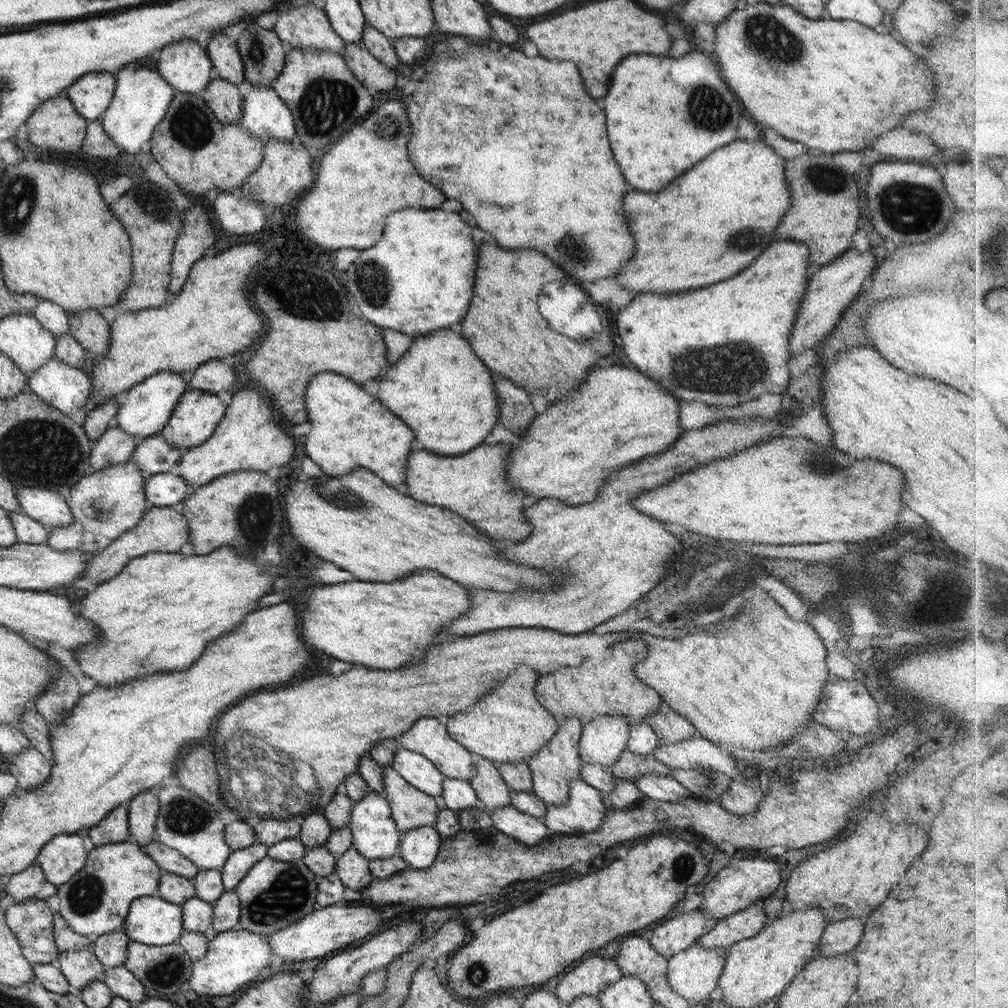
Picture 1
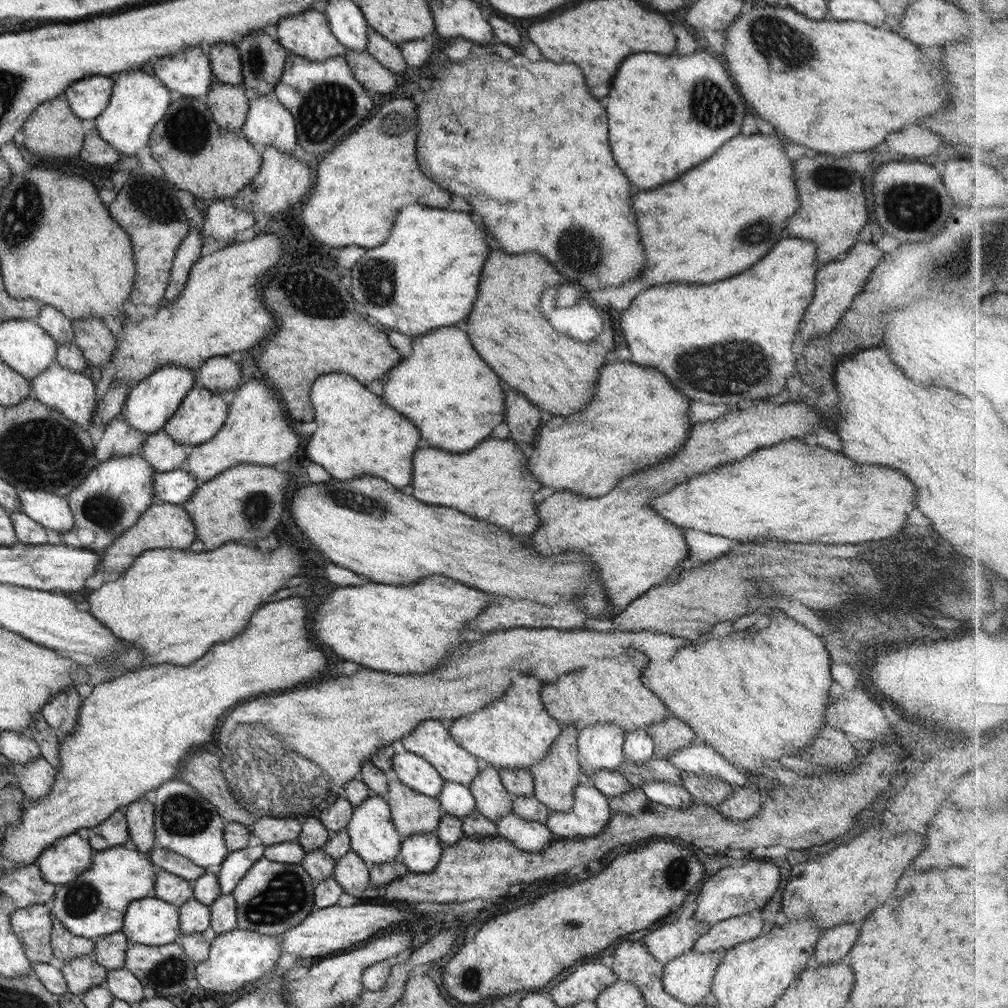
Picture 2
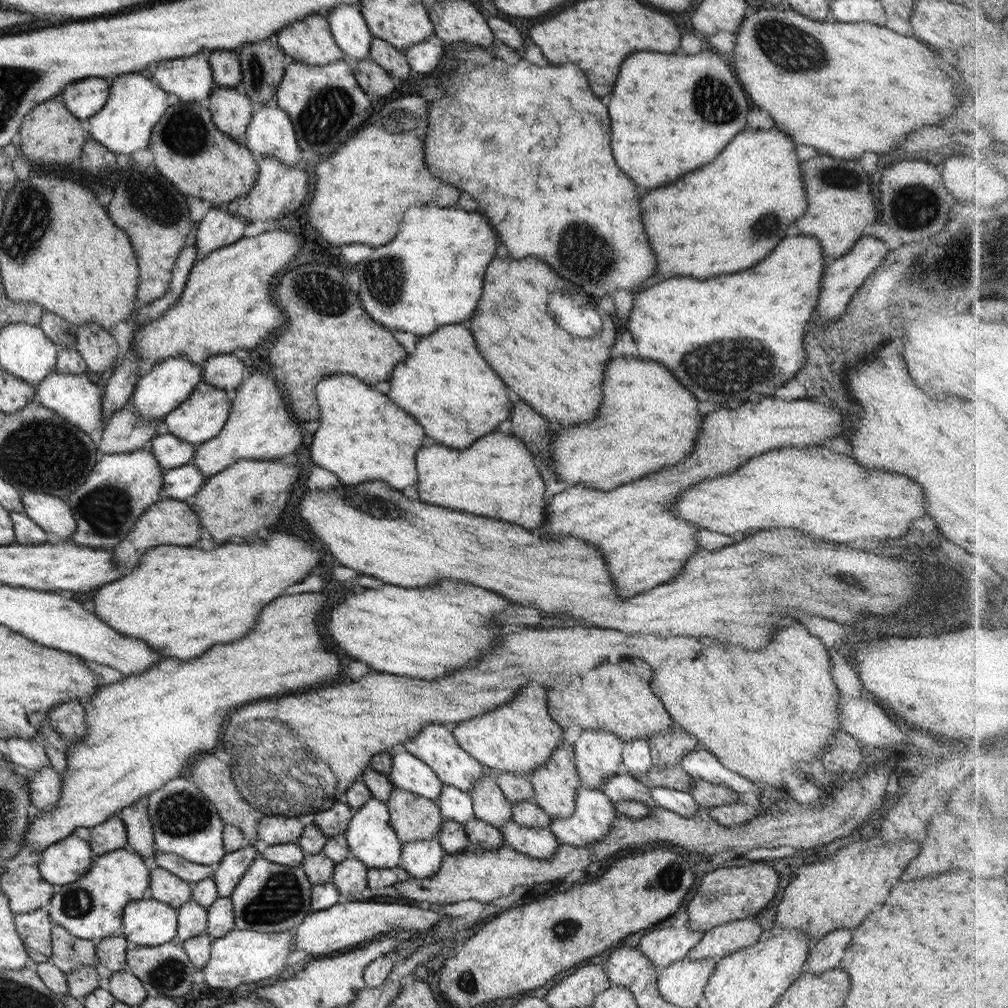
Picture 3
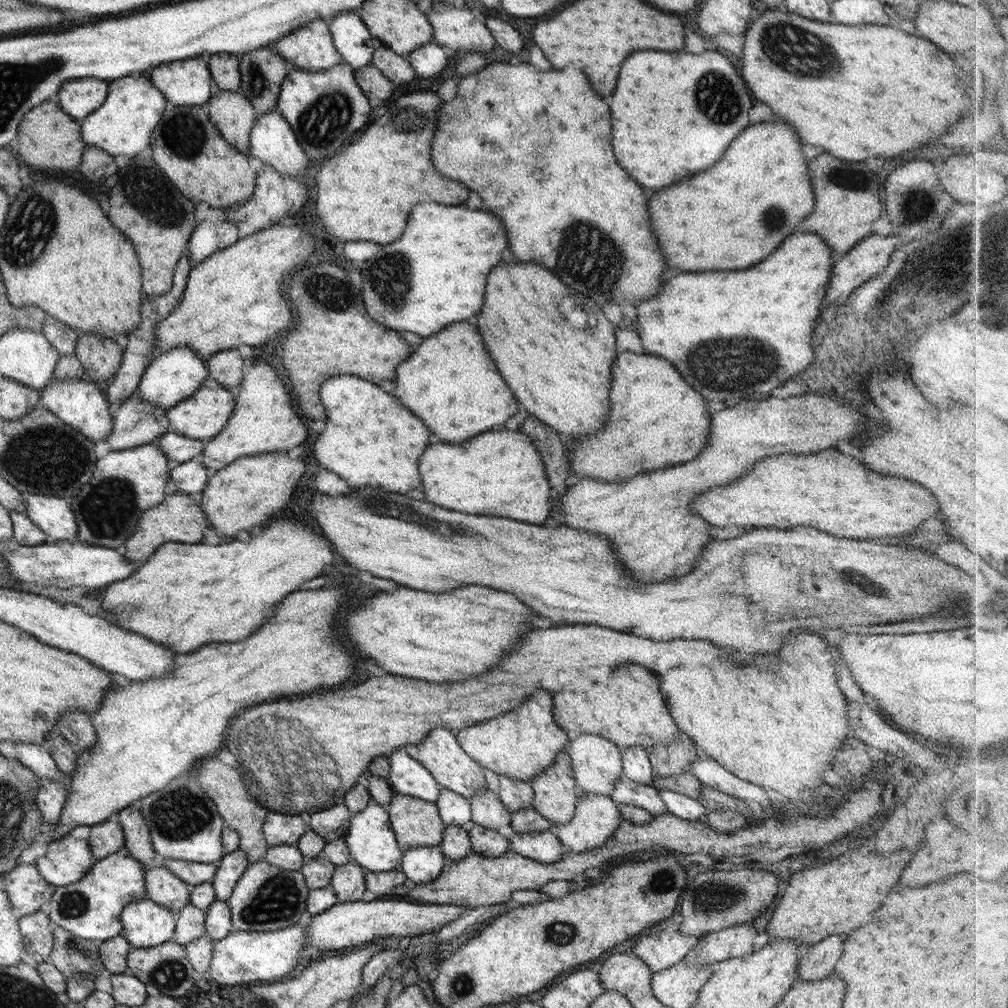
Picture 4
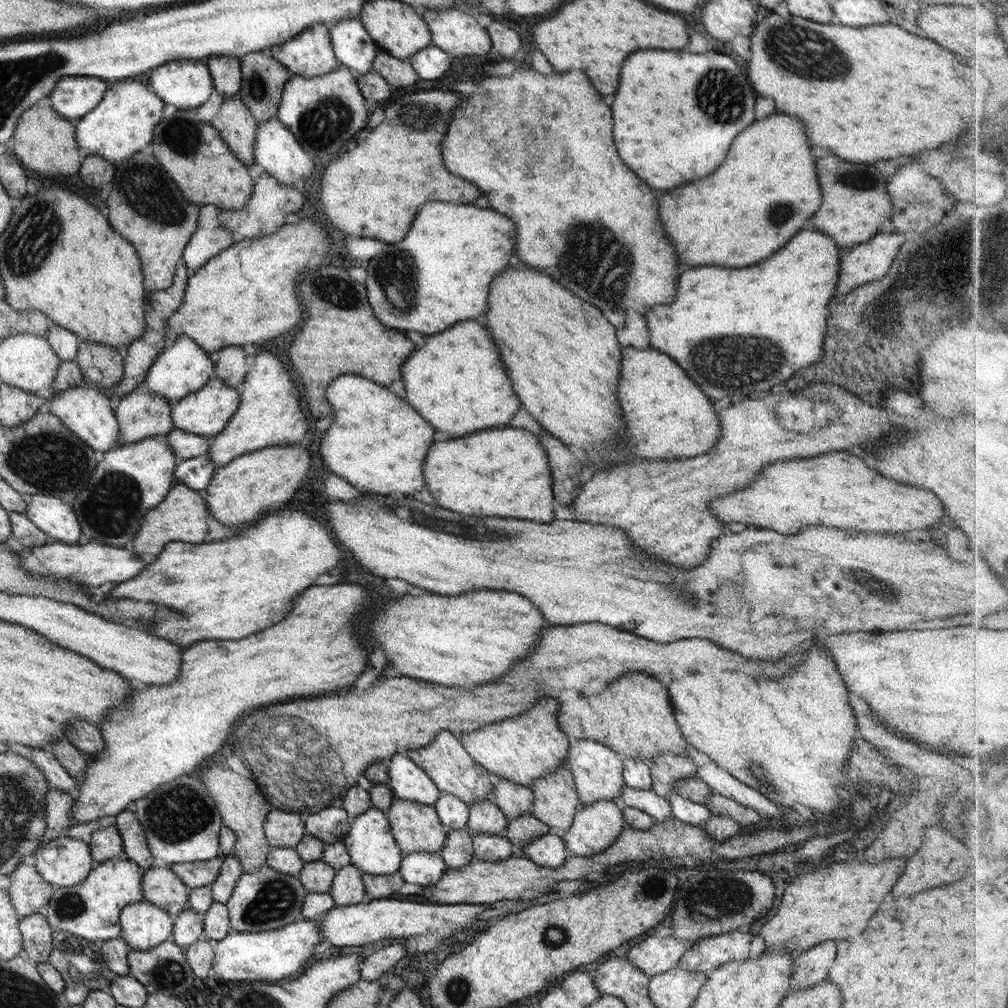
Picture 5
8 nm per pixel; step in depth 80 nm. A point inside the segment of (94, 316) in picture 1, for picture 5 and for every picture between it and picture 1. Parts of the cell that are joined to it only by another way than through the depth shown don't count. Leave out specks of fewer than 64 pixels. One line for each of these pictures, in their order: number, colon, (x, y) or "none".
2: (94, 339)
3: (98, 348)
4: (101, 357)
5: (101, 366)

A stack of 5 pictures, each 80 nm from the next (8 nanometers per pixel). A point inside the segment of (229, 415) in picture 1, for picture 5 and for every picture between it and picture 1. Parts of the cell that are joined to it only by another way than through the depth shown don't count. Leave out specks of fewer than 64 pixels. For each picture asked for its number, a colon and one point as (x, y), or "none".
2: (256, 431)
3: (260, 427)
4: (264, 420)
5: (269, 413)

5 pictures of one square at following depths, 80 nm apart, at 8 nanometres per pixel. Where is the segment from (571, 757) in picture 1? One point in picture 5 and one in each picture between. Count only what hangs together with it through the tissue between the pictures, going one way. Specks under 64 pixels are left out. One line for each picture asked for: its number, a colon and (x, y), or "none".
2: (555, 777)
3: (555, 783)
4: (556, 794)
5: (555, 799)

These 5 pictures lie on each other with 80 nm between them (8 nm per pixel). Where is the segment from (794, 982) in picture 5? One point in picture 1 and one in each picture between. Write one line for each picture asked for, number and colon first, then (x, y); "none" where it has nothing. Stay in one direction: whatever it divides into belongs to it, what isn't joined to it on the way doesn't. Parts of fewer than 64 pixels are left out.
1: (840, 937)
2: (834, 943)
3: (824, 954)
4: (817, 961)

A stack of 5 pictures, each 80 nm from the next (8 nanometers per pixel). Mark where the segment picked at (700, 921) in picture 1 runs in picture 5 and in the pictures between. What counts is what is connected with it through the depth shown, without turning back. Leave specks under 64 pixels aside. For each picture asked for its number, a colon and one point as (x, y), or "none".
2: (670, 941)
3: (664, 947)
4: (660, 951)
5: (654, 956)

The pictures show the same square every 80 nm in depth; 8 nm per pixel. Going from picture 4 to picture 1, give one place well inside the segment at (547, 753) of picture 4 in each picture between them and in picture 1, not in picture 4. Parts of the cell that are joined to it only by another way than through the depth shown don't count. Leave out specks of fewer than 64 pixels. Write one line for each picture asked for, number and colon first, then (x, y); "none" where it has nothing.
1: (508, 724)
2: (515, 731)
3: (520, 736)

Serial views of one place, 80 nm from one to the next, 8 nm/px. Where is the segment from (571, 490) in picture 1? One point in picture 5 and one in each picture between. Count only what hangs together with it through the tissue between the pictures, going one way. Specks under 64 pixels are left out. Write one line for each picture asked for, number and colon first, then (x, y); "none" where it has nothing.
2: (636, 418)
3: (647, 422)
4: (656, 420)
5: (667, 416)

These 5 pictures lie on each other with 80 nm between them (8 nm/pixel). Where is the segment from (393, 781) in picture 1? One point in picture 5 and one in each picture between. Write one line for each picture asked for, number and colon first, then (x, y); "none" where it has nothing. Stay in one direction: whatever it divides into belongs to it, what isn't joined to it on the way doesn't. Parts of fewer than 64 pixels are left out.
2: (412, 813)
3: (413, 818)
4: (415, 822)
5: (416, 827)

